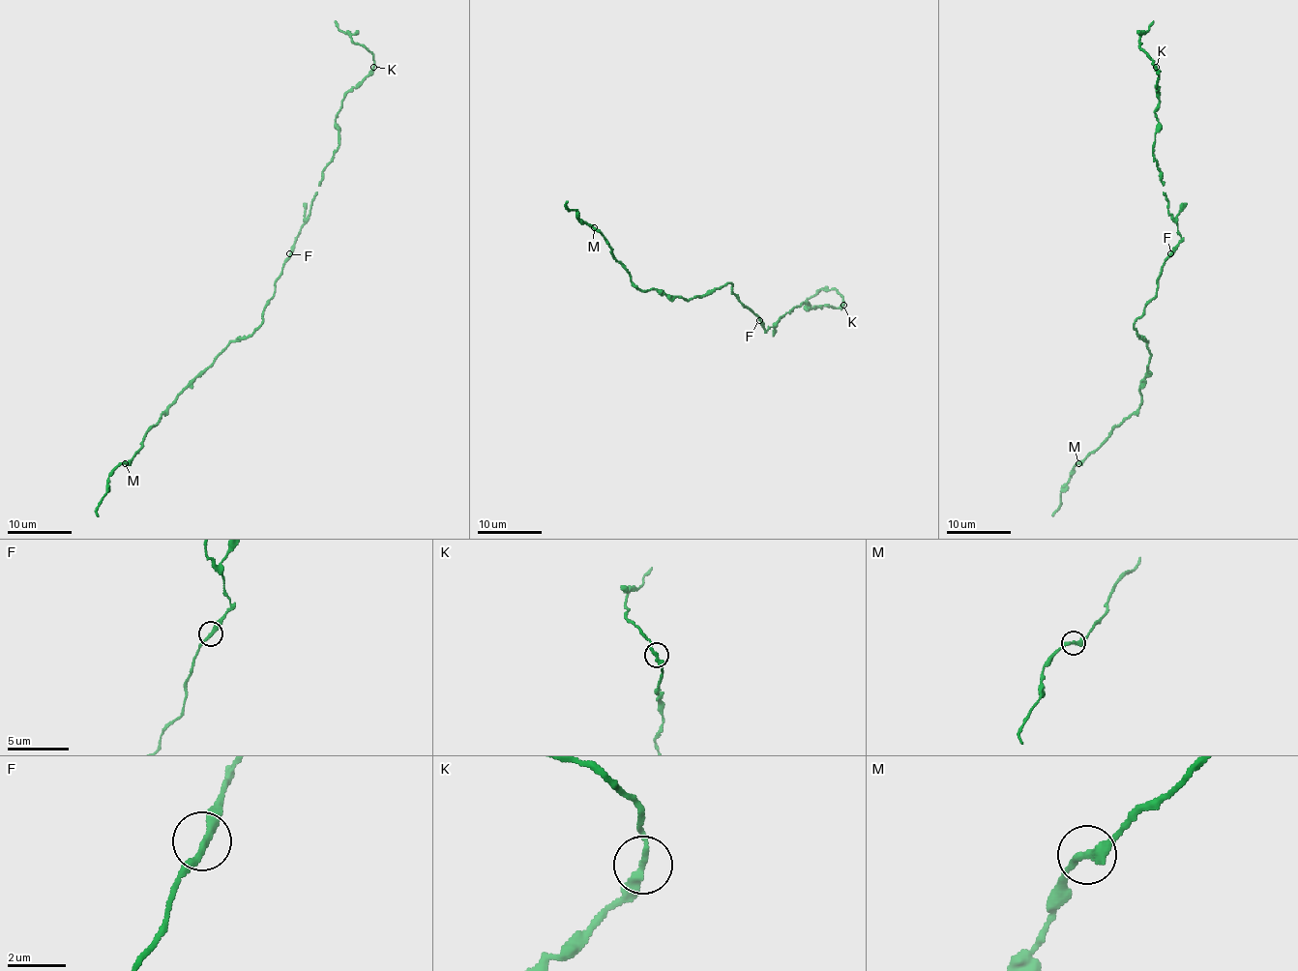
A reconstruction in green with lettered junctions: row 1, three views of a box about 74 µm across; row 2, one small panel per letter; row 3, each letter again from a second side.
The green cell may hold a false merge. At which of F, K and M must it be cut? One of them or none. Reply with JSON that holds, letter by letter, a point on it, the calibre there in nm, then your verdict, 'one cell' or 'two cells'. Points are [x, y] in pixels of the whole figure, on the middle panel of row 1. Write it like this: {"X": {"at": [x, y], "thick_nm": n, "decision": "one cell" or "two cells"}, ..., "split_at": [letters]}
{"F": {"at": [759, 320], "thick_nm": 280, "decision": "one cell"}, "K": {"at": [843, 305], "thick_nm": 280, "decision": "one cell"}, "M": {"at": [594, 227], "thick_nm": 280, "decision": "one cell"}, "split_at": []}

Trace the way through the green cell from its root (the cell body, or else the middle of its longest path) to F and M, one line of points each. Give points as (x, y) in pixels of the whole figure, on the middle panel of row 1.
F: (745, 307), (759, 320)
M: (745, 307), (730, 282), (690, 299), (668, 297), (656, 289), (641, 291), (594, 227)

